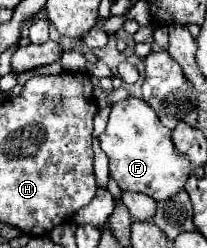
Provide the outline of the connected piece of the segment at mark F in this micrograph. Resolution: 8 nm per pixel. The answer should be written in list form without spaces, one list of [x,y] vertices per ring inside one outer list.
[[[127,97],[115,103],[99,141],[109,157],[109,173],[123,191],[145,193],[155,201],[163,201],[177,195],[189,179],[187,159],[177,155],[171,143],[171,129],[163,127],[157,113],[143,99]]]

